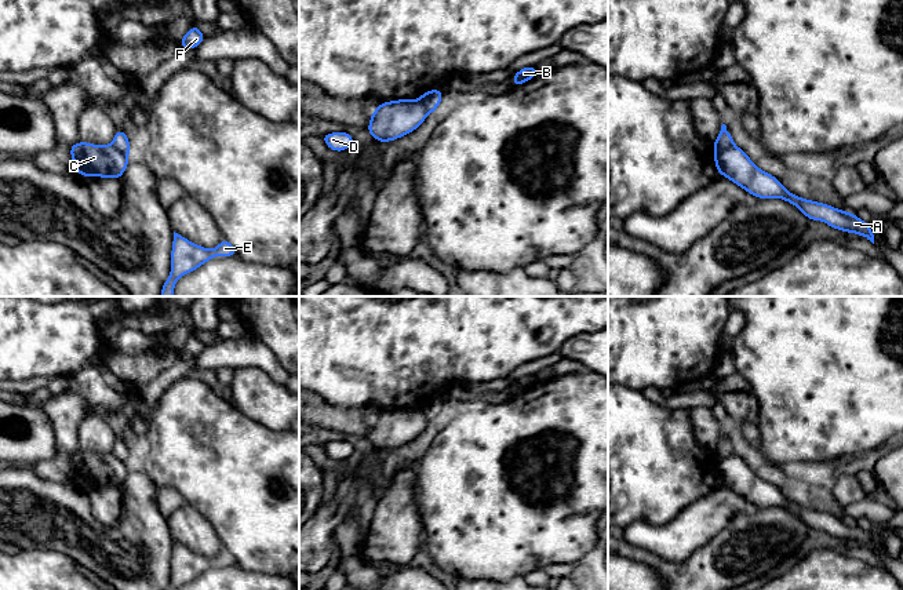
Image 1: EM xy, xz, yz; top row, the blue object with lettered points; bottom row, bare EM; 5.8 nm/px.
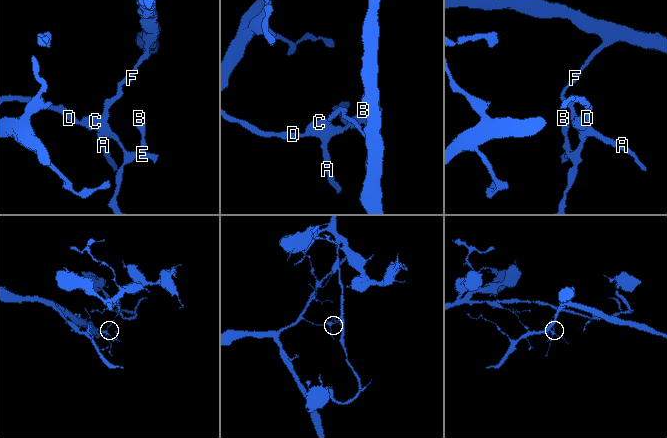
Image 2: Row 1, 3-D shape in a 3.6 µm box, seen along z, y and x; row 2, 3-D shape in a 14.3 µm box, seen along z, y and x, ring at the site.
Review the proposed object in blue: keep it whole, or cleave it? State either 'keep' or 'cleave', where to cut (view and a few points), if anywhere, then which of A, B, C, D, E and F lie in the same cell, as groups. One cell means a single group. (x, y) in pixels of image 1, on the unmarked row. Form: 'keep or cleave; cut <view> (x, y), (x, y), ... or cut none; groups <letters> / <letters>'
cleave; cut yz (734, 454), (714, 461); groups A B C D E / F

